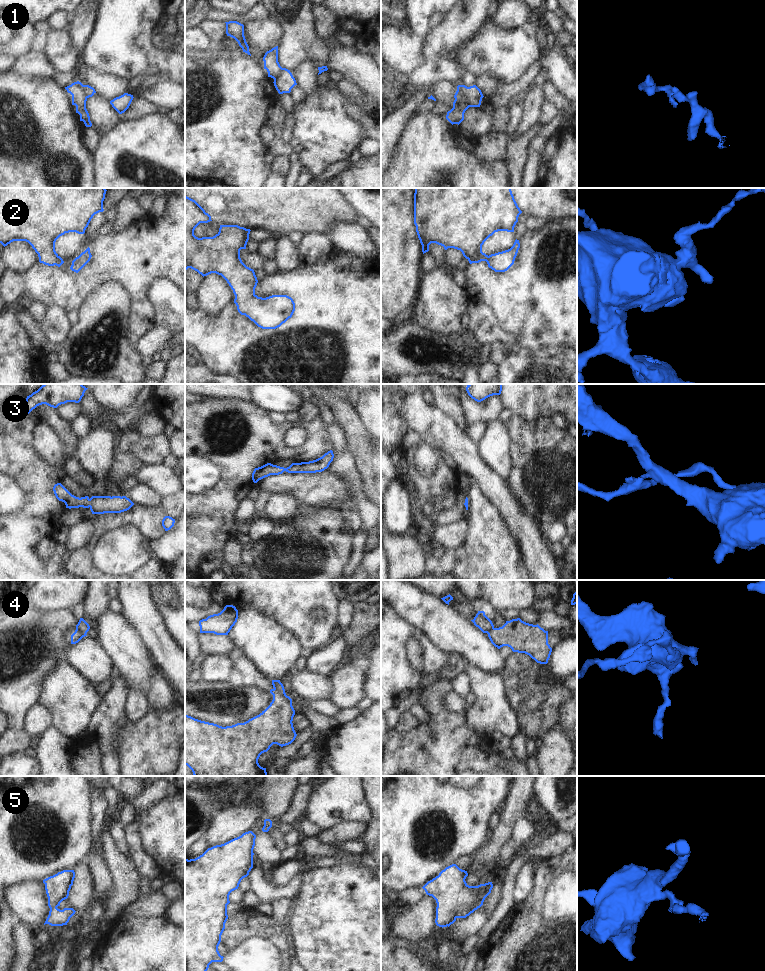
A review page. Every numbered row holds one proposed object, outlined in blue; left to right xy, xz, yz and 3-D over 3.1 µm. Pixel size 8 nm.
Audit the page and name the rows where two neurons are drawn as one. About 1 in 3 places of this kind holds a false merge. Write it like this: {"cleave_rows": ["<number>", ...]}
{"cleave_rows": ["1", "4"]}

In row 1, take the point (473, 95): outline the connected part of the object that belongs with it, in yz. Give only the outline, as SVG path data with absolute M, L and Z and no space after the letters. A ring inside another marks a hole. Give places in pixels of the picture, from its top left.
M458 85L457 92L466 99L470 107L480 107L484 96L476 85L470 87Z

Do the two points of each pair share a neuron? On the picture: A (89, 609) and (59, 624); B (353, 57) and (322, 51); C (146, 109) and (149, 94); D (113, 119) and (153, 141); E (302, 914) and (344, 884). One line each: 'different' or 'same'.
A: same
B: different
C: different
D: different
E: same

